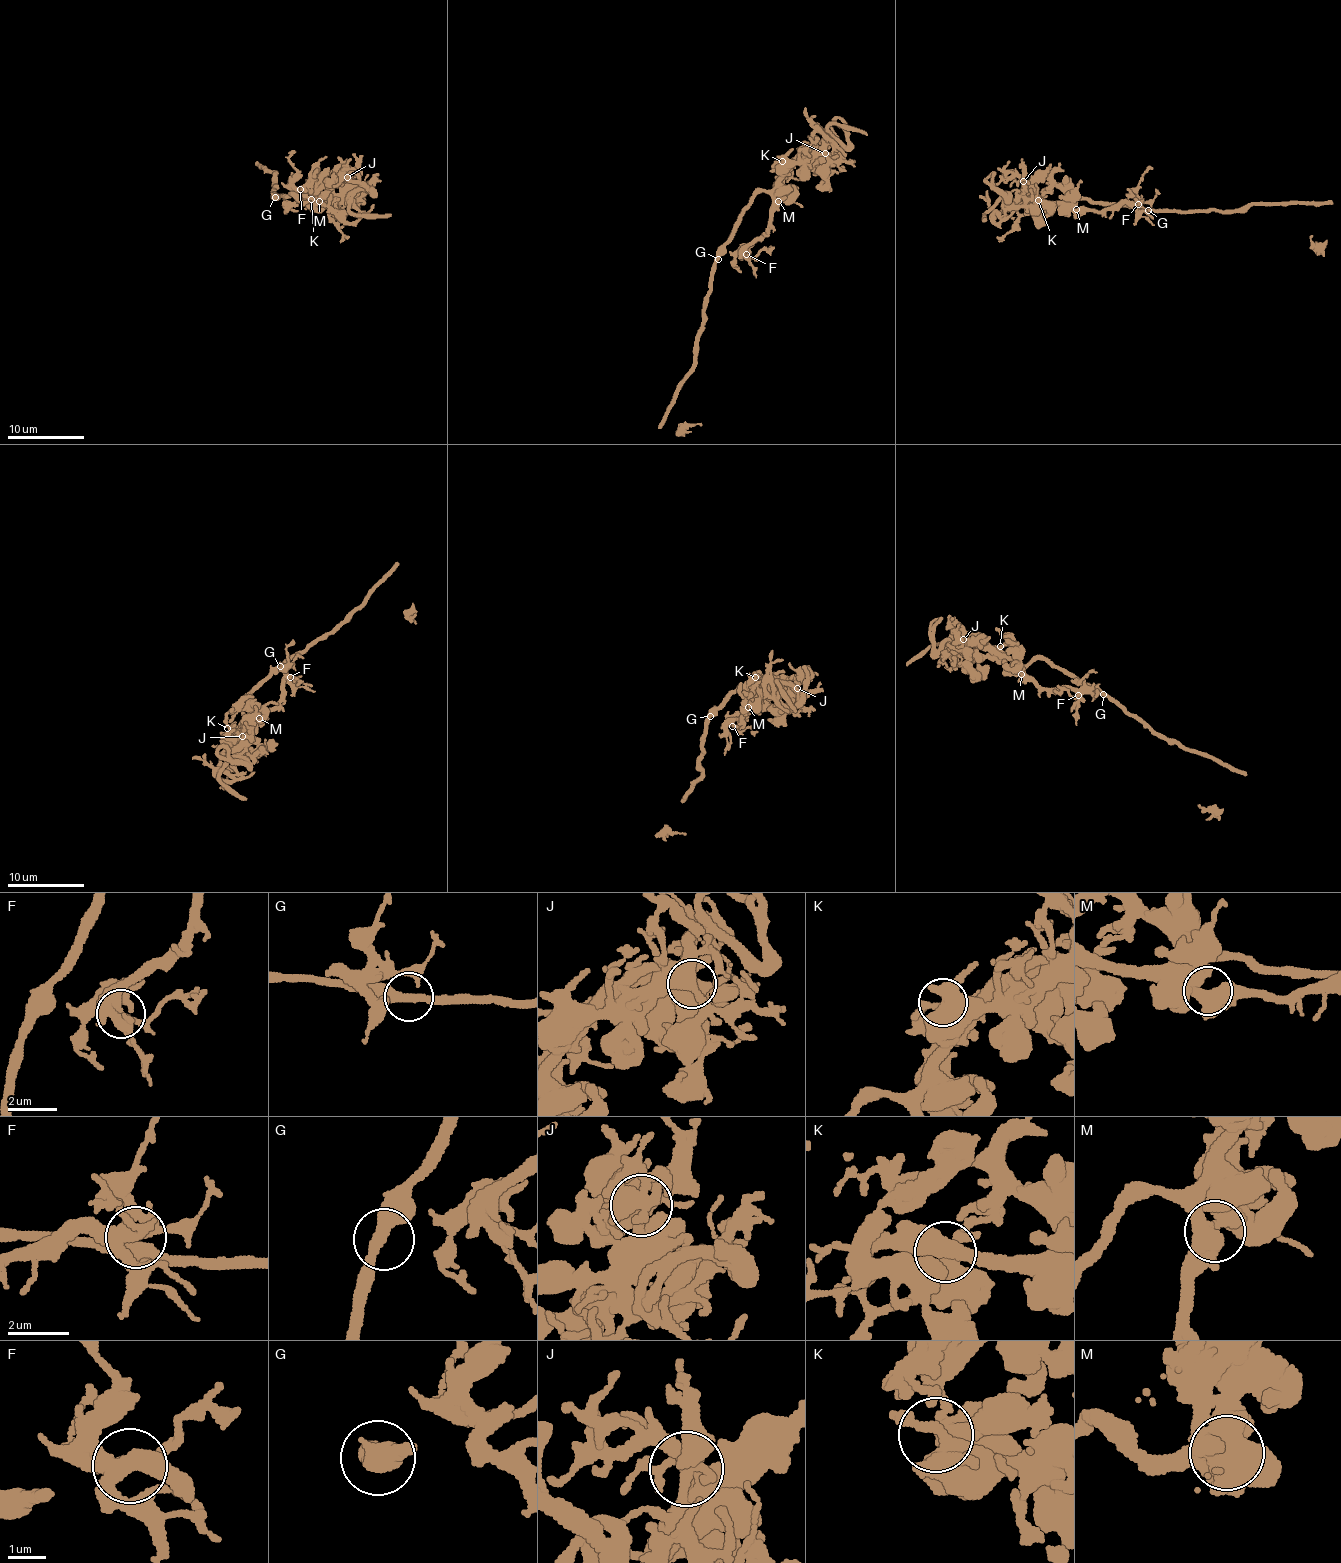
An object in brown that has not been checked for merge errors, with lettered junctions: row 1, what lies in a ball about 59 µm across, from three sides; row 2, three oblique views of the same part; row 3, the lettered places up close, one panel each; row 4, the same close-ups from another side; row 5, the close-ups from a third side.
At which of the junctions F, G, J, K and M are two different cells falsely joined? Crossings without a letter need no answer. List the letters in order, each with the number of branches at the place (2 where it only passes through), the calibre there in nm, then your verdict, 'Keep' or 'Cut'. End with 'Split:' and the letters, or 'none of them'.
F: Branches: 4. Thickness 320 nm. Keep
G: Branches: 2. Thickness 400 nm. Keep
J: Branches: 5. Thickness 380 nm. Keep
K: Branches: 3. Thickness 320 nm. Keep
M: Branches: 2. Thickness 600 nm. Keep
Split: none of them

